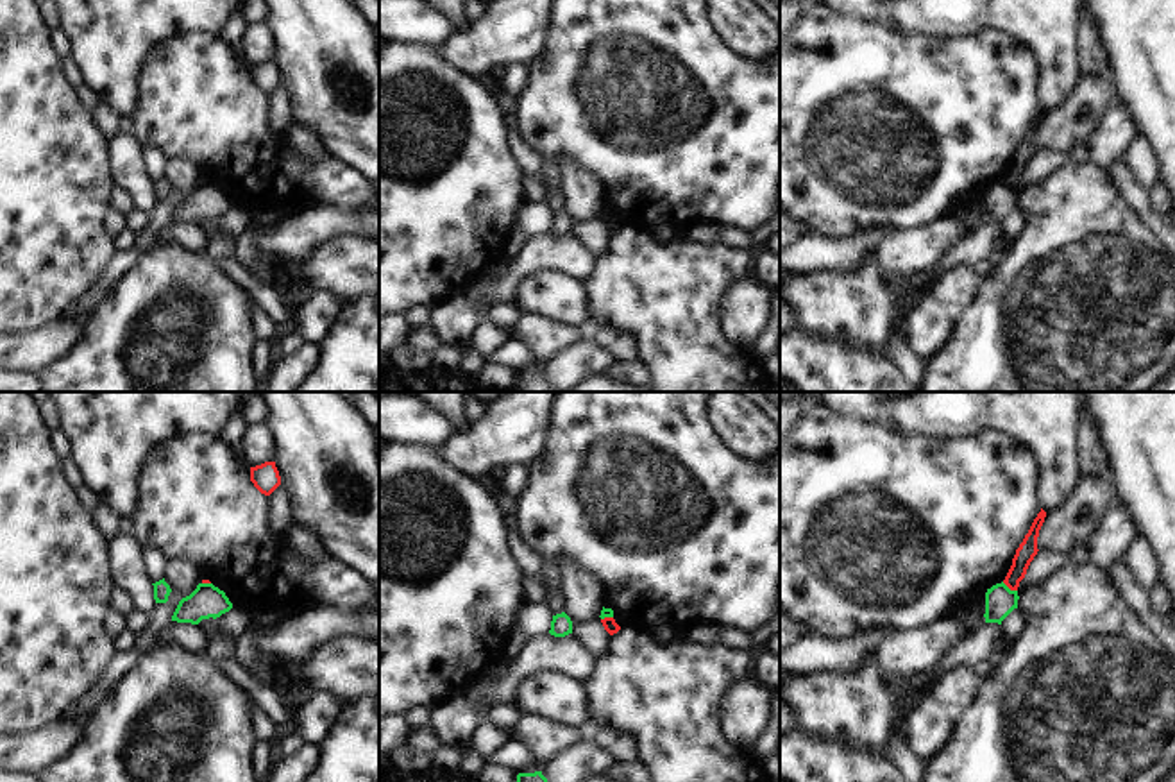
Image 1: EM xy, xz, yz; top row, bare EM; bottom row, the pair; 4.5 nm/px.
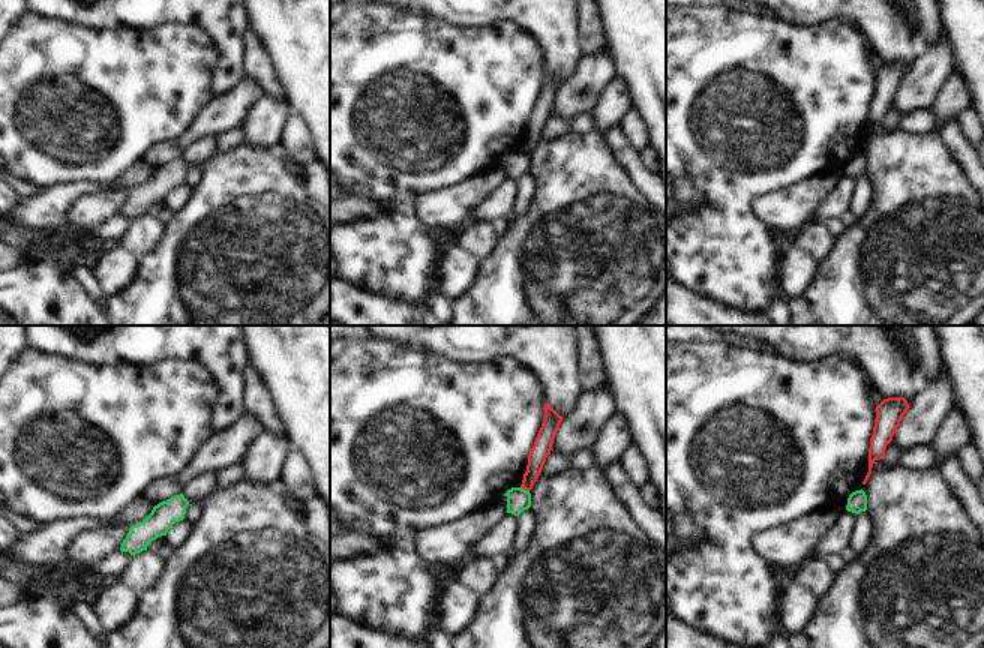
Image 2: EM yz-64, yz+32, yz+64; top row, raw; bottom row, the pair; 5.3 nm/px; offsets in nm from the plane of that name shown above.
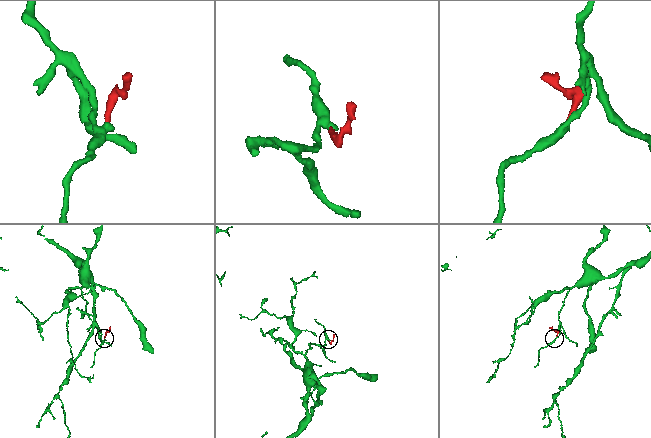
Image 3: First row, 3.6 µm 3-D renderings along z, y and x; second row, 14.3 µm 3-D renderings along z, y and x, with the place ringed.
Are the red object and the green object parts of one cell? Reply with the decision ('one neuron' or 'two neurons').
two neurons

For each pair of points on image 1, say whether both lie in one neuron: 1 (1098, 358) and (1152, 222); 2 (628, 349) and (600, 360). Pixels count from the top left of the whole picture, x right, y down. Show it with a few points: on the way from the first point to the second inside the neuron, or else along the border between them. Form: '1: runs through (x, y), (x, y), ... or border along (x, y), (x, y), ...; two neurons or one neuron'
1: border along (1124, 197), (1127, 206), (1156, 238); two neurons
2: border along (589, 335), (617, 362); two neurons

